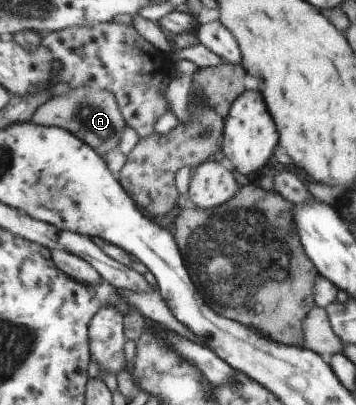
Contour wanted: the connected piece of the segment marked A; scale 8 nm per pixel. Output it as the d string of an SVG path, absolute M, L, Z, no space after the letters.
M87 86L69 89L65 95L51 97L36 111L32 122L37 125L59 126L70 130L103 157L119 147L123 129L127 126L115 93L107 89L87 89Z

